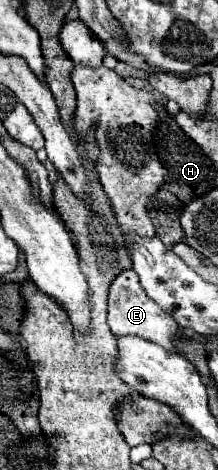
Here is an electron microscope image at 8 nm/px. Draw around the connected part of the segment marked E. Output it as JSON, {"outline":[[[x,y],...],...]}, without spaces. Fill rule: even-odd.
{"outline":[[[123,270],[109,286],[109,328],[115,336],[137,336],[147,342],[159,344],[169,352],[177,352],[177,342],[189,340],[189,336],[179,328],[179,324],[169,318],[141,288],[139,278],[133,270]]]}

